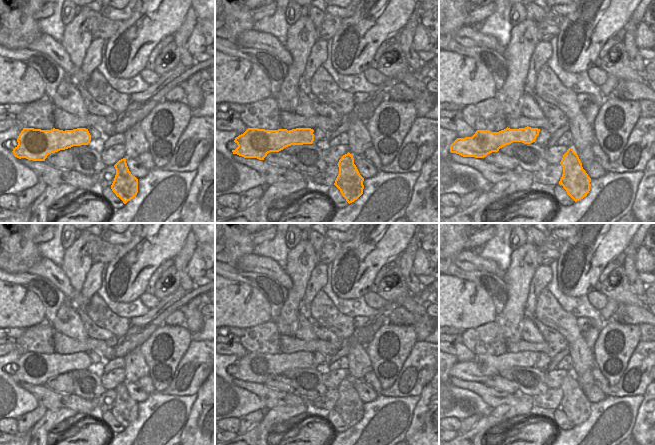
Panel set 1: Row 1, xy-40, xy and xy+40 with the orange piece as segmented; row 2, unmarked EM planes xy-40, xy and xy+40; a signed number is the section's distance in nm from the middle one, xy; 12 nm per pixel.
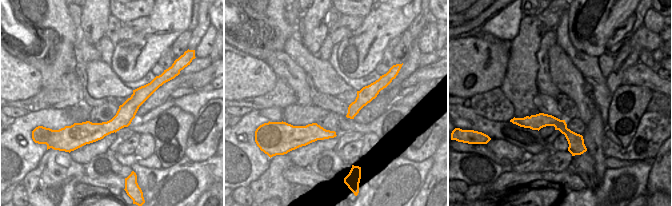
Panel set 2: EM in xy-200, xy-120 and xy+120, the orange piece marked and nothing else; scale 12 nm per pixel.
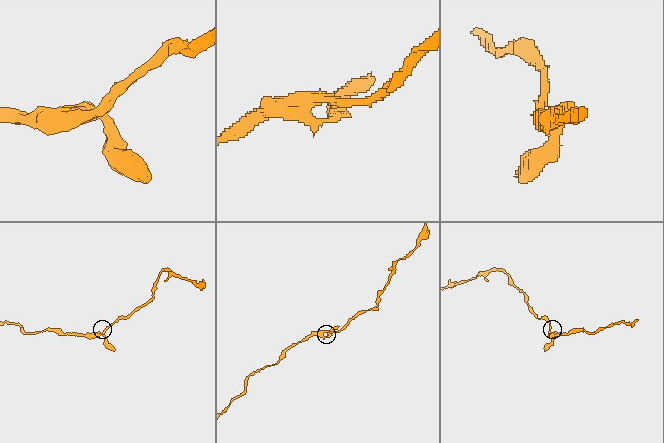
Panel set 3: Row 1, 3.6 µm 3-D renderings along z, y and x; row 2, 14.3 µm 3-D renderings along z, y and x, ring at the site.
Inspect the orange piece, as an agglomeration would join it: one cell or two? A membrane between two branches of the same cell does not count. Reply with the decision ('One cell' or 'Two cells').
Two cells

